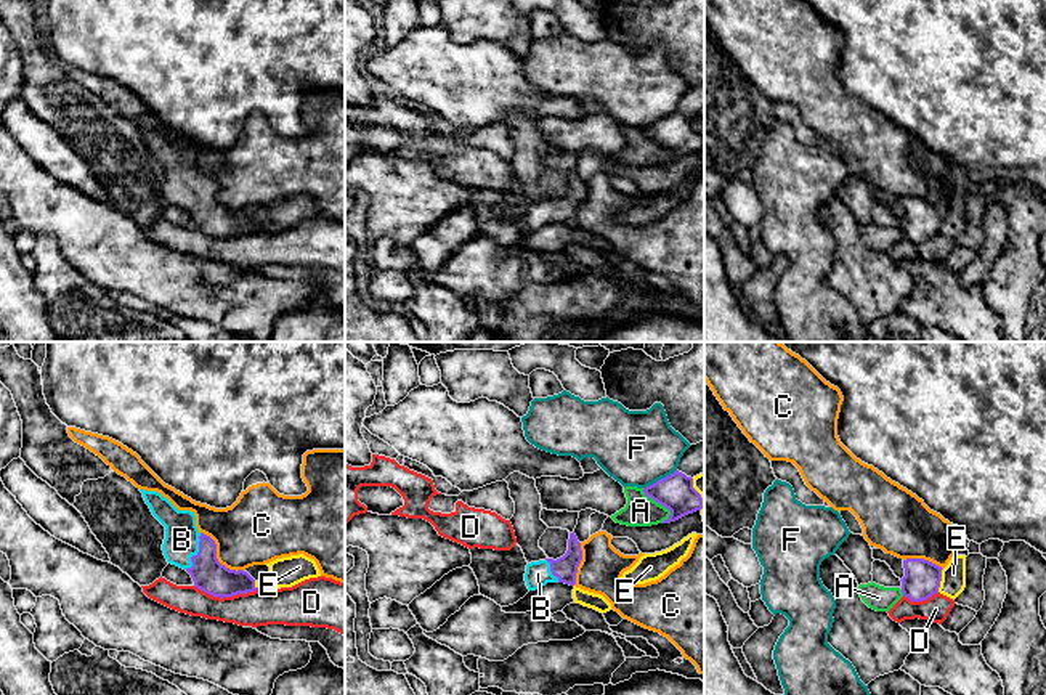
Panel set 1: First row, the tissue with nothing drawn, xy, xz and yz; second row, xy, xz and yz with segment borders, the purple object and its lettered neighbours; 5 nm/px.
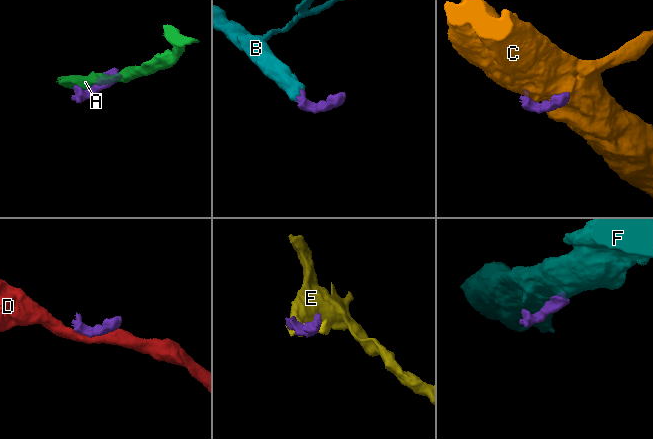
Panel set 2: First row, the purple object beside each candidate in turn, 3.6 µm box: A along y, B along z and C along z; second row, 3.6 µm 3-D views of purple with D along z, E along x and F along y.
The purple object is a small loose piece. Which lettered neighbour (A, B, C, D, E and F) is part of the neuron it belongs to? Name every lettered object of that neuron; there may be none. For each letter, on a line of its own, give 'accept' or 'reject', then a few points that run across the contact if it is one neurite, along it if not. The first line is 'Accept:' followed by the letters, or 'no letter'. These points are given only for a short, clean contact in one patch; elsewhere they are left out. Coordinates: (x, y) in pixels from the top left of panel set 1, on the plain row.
Accept: B
A: reject
B: accept | xy (209, 215), (198, 193), (182, 180)
C: reject | xy (201, 172), (214, 182), (215, 198), (222, 204), (243, 211)
D: reject | xy (194, 225), (220, 238), (246, 235), (262, 228)
E: reject
F: reject | xz (676, 109), (644, 129)

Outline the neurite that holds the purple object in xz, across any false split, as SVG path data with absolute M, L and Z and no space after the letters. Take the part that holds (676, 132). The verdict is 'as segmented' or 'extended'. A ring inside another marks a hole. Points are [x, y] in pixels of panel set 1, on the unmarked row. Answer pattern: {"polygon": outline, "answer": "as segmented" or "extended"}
{"polygon": "M704 82L691 85L680 98L674 114L643 128L645 136L671 151L663 164L675 162L688 154L701 151L704 140L693 128L693 119L704 114Z", "answer": "extended"}

